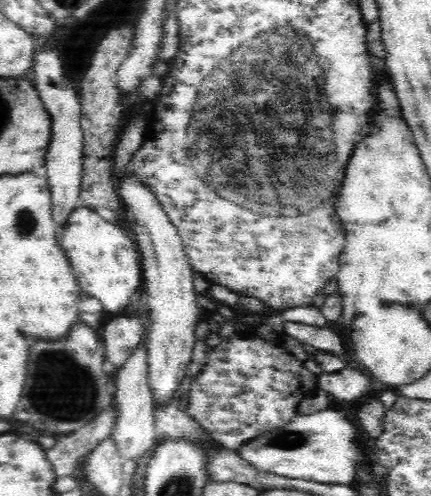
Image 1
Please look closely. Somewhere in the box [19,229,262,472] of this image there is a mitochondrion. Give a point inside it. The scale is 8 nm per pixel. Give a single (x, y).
(65, 393)

